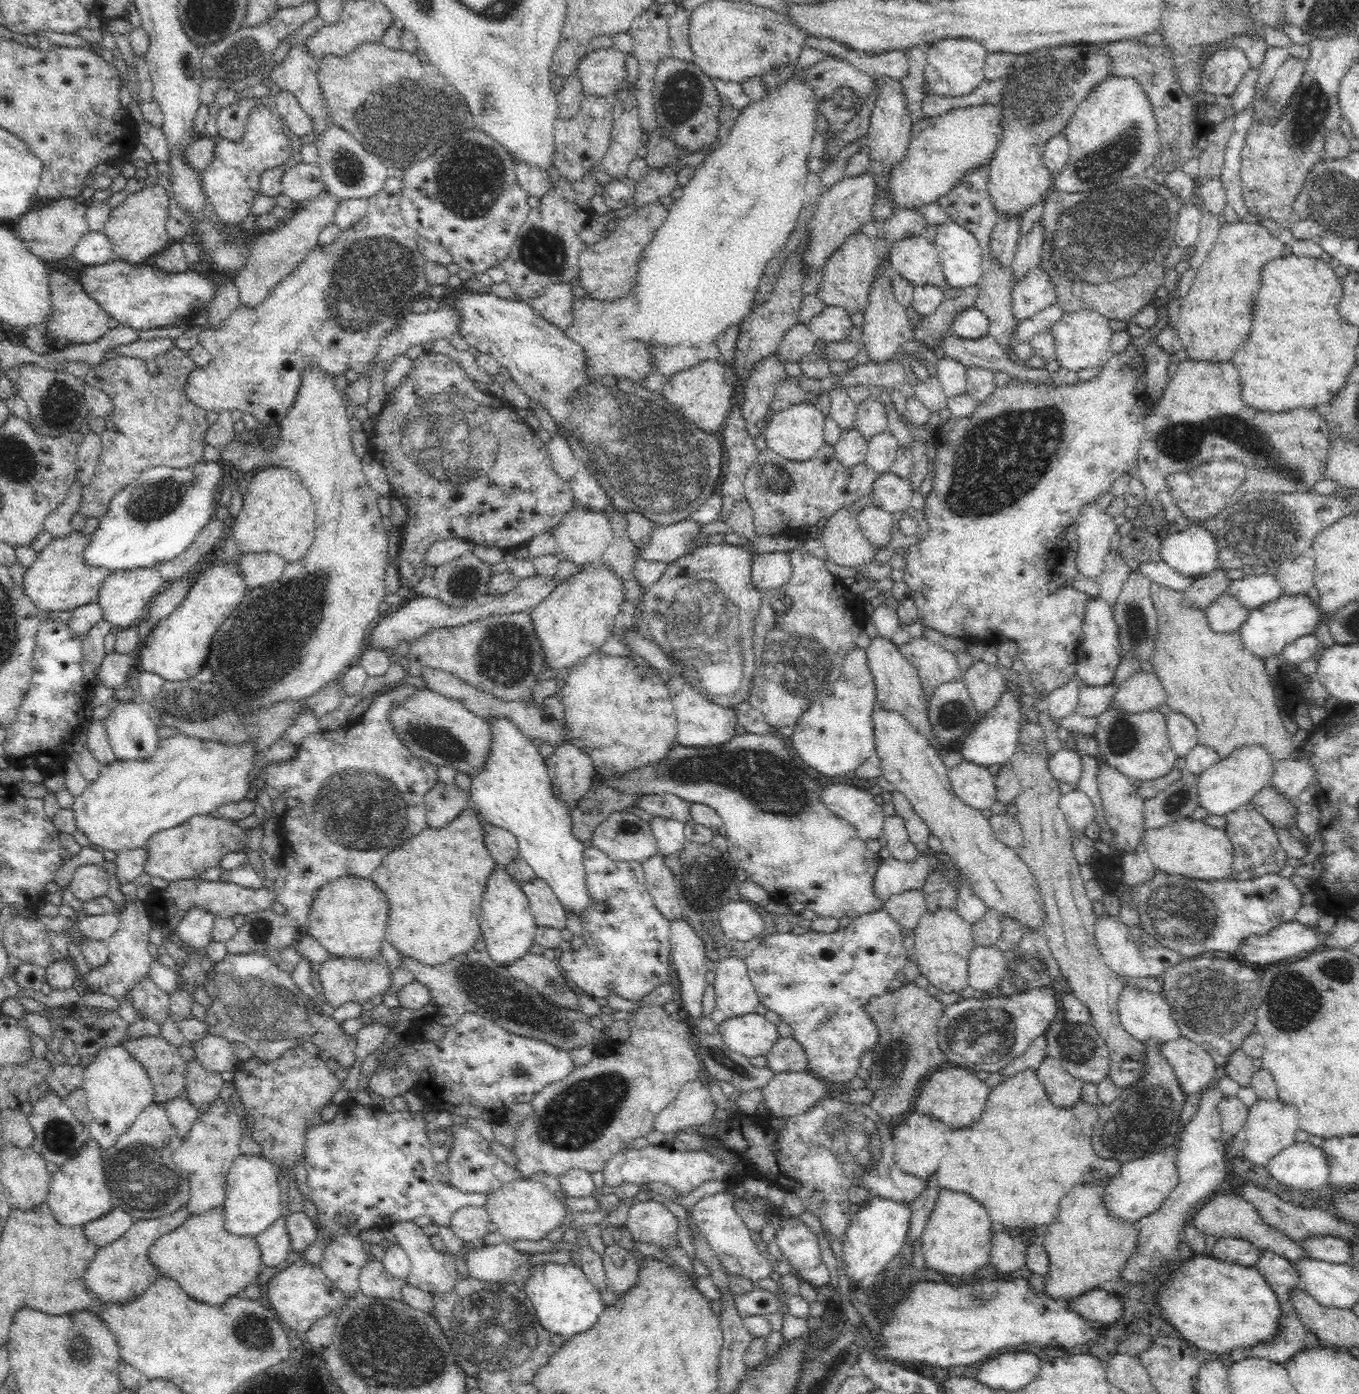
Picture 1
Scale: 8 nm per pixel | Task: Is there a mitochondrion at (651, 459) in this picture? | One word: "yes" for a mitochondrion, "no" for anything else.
yes

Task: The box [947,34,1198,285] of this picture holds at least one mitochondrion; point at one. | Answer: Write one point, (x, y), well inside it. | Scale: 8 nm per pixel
(1040, 91)

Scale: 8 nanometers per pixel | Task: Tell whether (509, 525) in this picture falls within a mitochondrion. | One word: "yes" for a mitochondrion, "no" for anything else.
no

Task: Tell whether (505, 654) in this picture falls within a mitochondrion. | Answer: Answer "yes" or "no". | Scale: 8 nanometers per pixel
yes

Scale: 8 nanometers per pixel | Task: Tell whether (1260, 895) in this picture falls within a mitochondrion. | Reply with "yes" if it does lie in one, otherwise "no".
no

